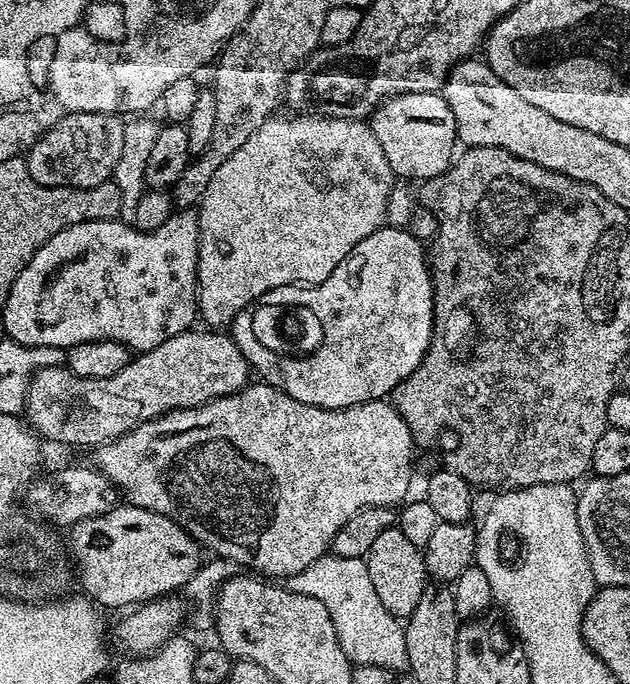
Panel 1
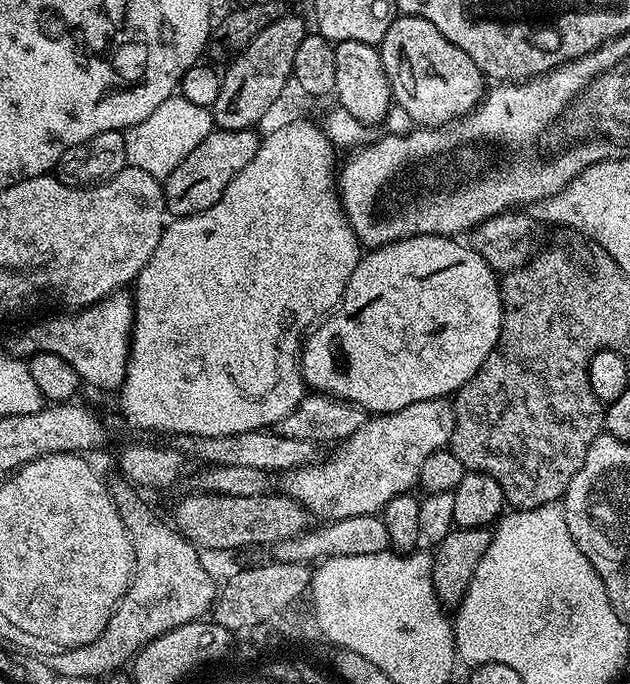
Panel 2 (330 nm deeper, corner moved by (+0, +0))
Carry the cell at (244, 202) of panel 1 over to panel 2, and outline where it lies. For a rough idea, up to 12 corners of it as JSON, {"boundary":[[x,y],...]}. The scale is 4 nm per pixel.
{"boundary":[[296,120],[134,281],[120,408],[271,429],[362,245]]}

